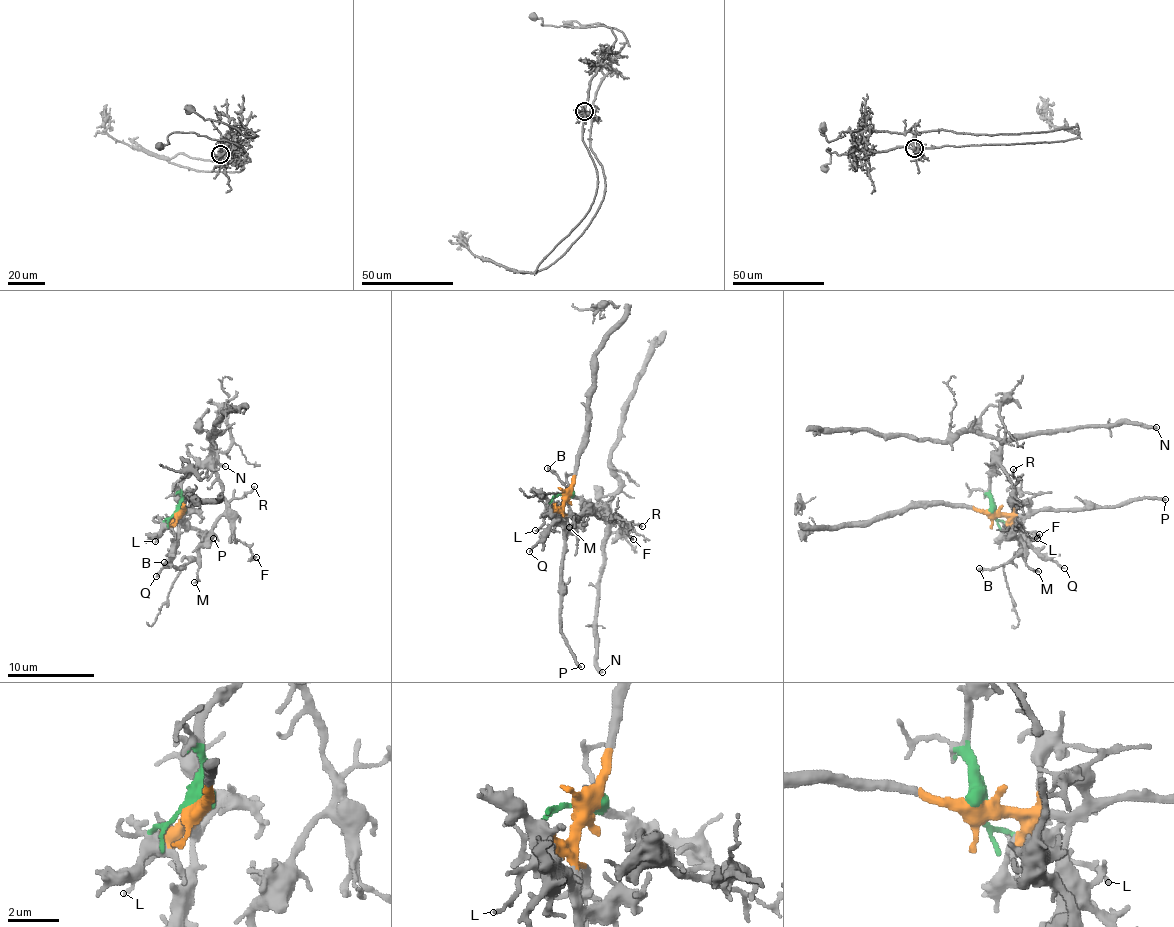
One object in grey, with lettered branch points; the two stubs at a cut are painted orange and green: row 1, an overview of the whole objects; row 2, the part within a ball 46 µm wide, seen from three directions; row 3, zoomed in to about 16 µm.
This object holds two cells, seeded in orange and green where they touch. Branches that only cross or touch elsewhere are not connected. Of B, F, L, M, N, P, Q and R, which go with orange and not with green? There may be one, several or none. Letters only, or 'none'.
L, P, Q

